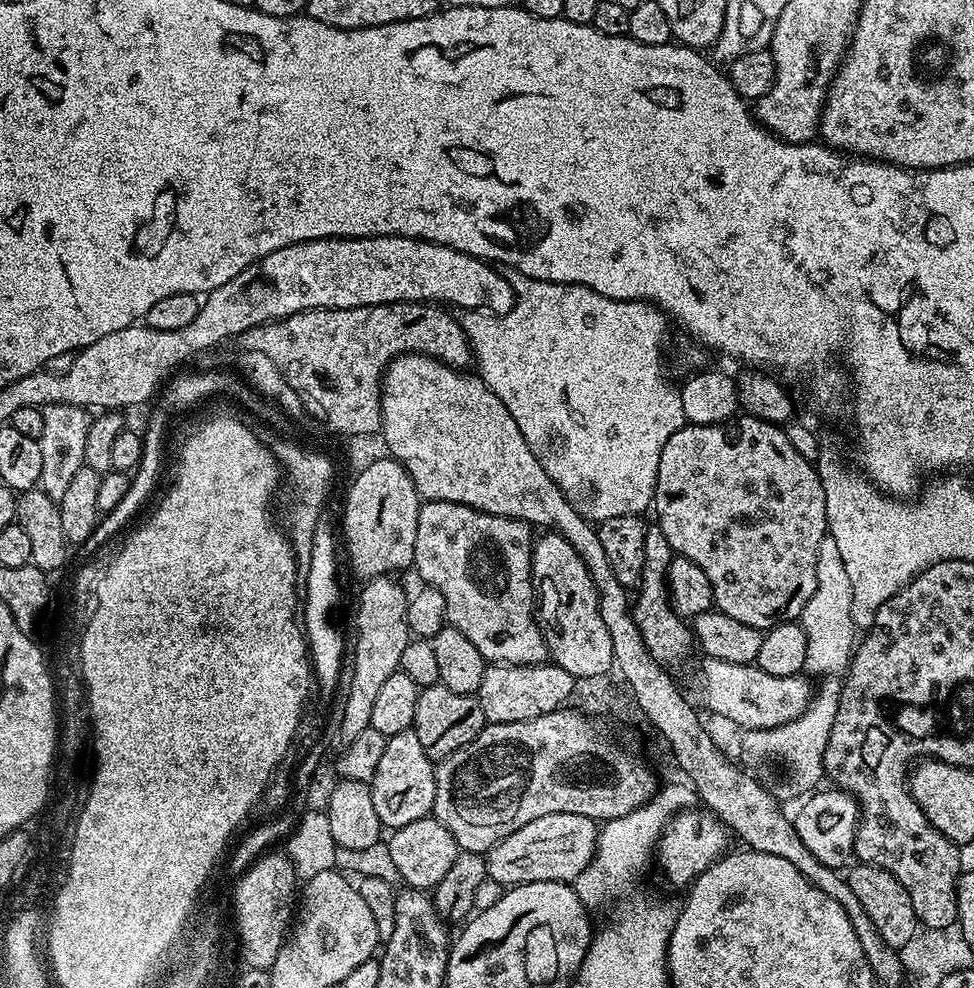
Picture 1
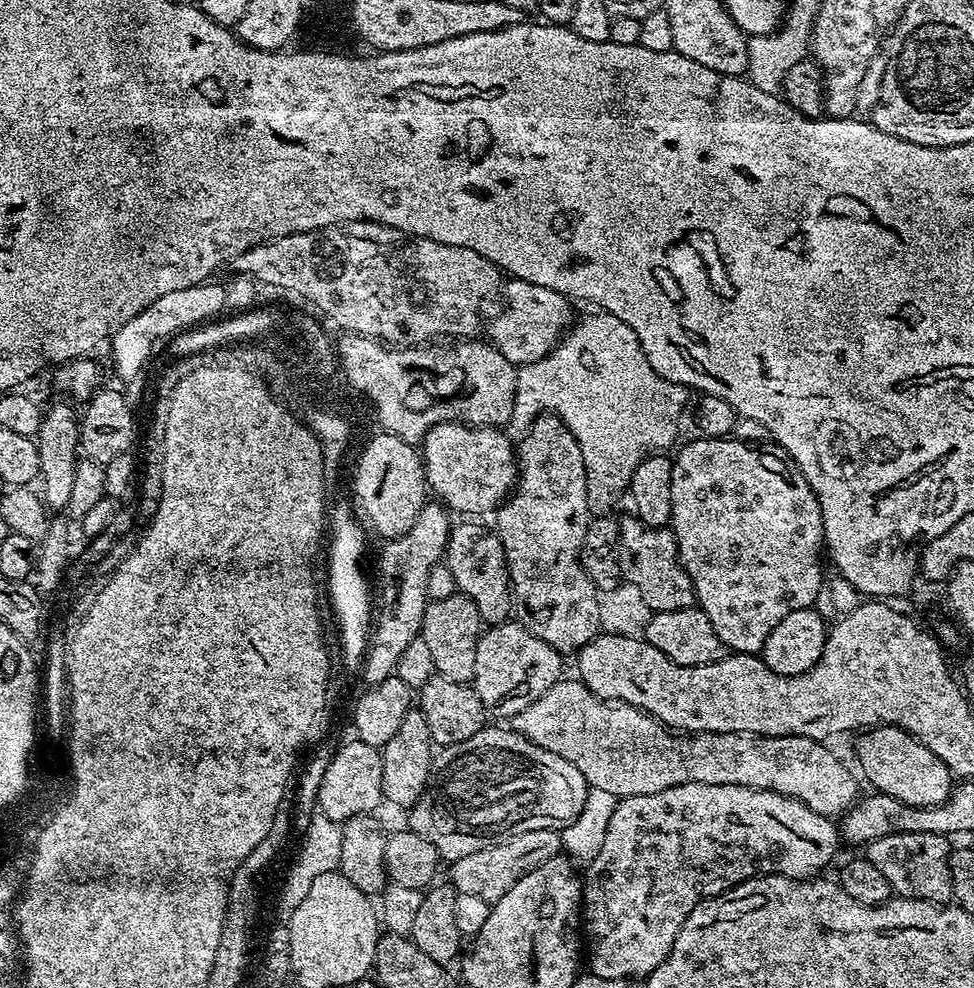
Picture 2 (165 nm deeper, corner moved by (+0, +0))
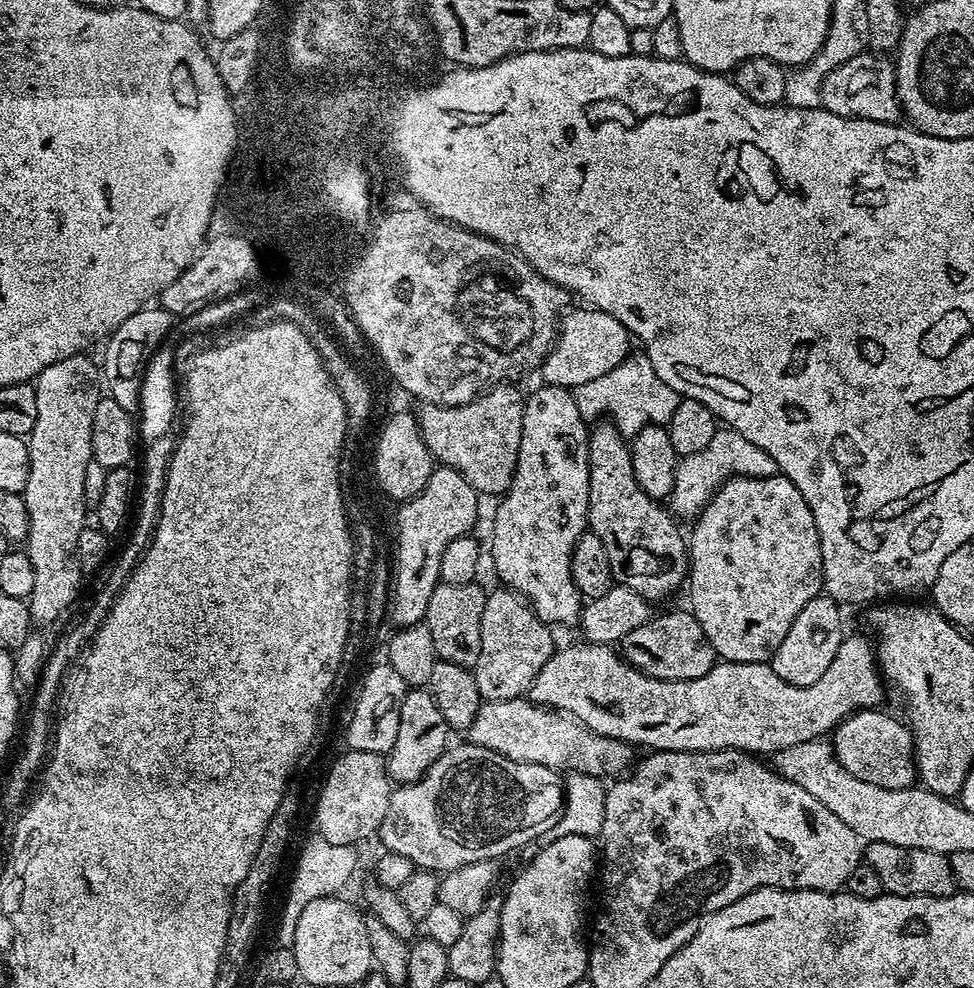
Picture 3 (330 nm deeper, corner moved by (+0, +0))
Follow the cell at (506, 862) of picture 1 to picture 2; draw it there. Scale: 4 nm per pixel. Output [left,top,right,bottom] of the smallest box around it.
[451,828,562,904]

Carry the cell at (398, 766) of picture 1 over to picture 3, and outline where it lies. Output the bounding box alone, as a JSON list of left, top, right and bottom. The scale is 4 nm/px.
[386,688,449,785]

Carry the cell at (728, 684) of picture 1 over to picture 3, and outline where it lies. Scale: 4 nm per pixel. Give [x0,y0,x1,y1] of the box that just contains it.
[527,635,886,754]

